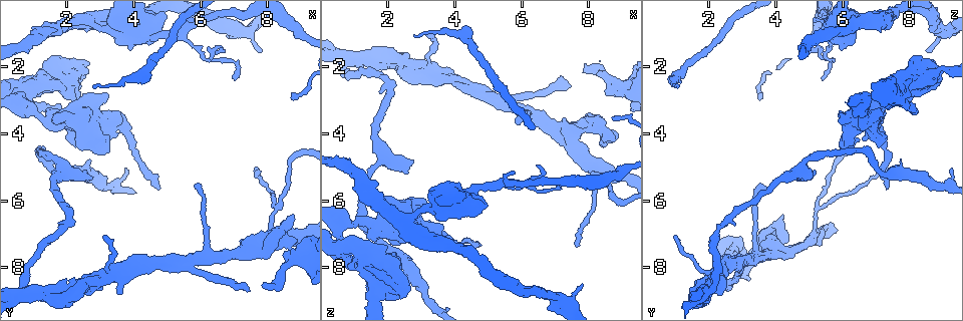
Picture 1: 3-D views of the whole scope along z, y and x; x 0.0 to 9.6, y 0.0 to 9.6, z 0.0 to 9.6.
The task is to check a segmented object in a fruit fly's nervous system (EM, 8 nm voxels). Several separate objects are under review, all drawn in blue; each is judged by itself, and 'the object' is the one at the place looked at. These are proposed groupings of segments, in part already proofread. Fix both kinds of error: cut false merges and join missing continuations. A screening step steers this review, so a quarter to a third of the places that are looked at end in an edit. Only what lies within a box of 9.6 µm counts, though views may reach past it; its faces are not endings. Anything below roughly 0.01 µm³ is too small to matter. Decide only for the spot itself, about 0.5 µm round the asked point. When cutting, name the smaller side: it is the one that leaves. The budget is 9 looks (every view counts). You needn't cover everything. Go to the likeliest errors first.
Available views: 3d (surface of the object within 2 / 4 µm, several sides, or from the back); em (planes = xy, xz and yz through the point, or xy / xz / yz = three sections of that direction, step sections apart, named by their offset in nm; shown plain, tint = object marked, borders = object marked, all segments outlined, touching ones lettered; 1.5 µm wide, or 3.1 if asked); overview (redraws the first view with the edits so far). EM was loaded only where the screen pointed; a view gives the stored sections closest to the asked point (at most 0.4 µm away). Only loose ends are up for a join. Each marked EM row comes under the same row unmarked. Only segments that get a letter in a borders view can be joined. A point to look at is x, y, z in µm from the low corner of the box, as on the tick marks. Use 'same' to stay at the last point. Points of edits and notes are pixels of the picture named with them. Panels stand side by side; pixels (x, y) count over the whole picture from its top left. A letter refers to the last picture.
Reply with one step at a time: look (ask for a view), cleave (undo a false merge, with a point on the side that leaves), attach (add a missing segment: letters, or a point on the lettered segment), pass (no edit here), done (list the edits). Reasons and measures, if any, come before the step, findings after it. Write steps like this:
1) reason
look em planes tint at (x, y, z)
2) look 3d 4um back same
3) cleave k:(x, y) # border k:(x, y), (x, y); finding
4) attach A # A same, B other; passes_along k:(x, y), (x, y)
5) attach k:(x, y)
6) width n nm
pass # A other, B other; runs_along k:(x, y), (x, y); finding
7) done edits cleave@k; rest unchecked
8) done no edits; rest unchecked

looks like a crossing
look em planes tint at (0.75, 8.75, 1.80)

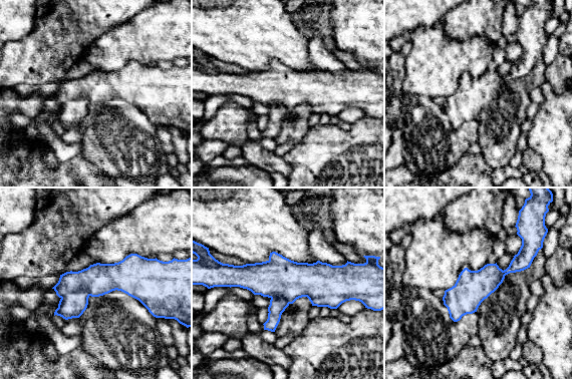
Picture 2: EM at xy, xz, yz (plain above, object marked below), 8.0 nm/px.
what lies round it
look em planes borders same

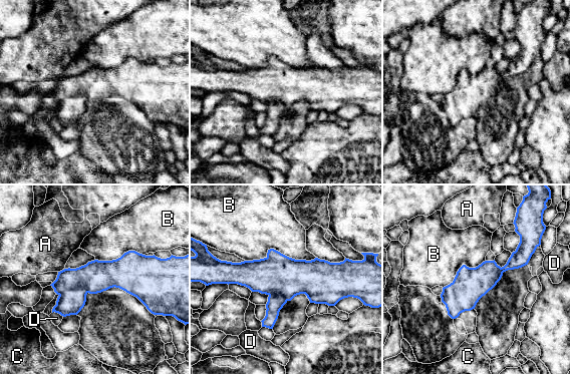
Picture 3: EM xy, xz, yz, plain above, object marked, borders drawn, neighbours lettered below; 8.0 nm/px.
cleave 3:(71, 302) # A other, B other, C other, D other; border 3:(87, 291), (73, 287), (59, 295); a second cell is stuck on

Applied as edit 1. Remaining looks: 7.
look overview

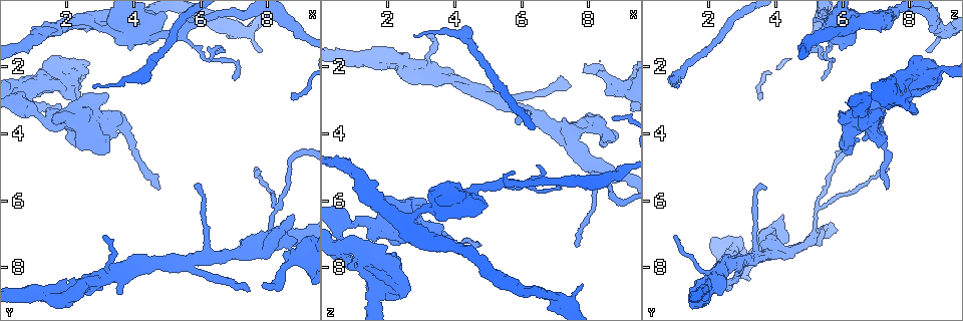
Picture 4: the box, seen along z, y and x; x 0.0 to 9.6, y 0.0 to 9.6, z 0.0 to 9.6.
look em planes borders at (2.50, 0.65, 6.65)

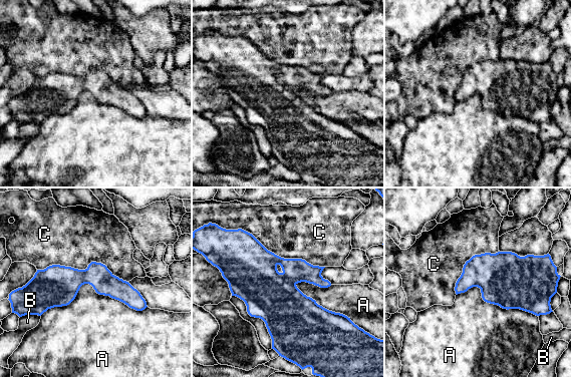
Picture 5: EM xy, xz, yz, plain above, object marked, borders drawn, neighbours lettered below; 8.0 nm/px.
width 440 nm
pass # A other, B other, C other; border 5:(147, 306), (83, 284), (40, 315); continuous, no second cell

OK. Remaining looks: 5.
thick end
look em xy step 4 tint at (1.70, 3.70, 5.95)

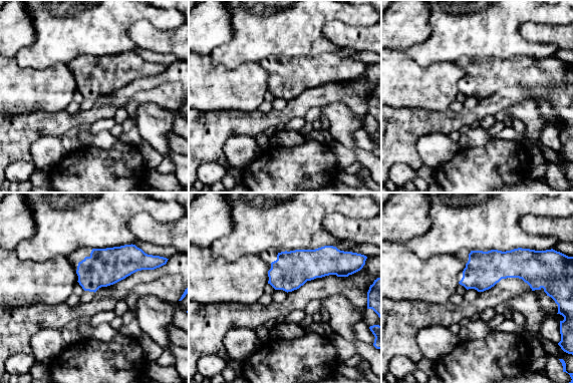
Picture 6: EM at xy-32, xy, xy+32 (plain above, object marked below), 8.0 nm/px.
another direction
look em planes borders same

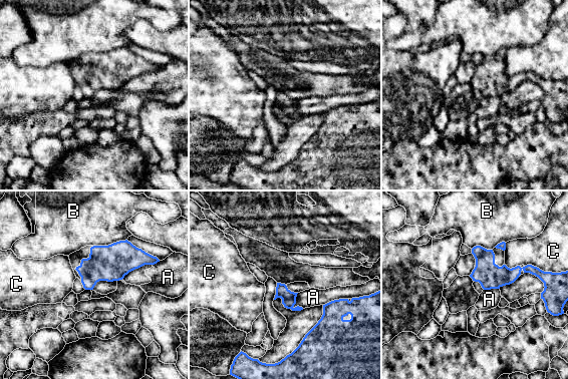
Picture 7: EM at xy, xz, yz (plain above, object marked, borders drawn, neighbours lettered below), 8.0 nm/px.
pass # A other, B other, C other; border 7:(298, 293), (293, 308); no lettered segment goes on from it

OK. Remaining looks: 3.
free end
look 3d 2um back at (6.45, 1.60, 4.95)

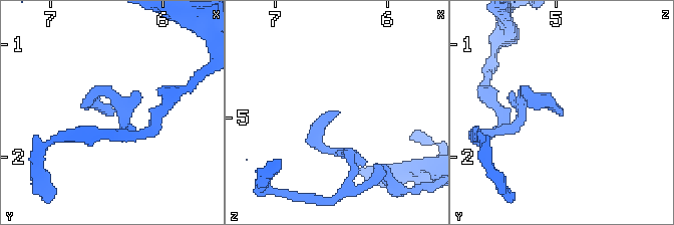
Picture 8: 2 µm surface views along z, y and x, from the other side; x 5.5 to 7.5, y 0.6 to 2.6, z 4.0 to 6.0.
need the tissue
look em yz step 8 borders at (6.44, 1.62, 4.96)

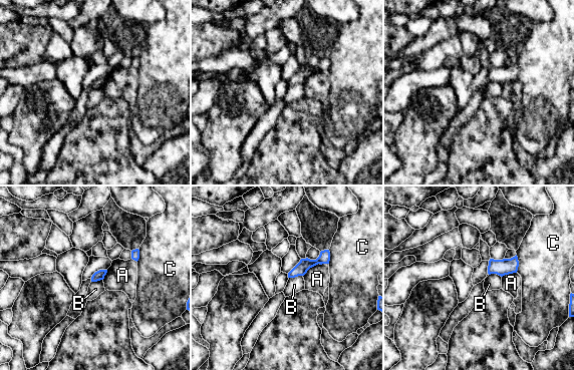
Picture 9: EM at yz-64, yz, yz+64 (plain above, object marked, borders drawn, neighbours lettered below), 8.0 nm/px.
cut it another way
look em xz step 4 borders same

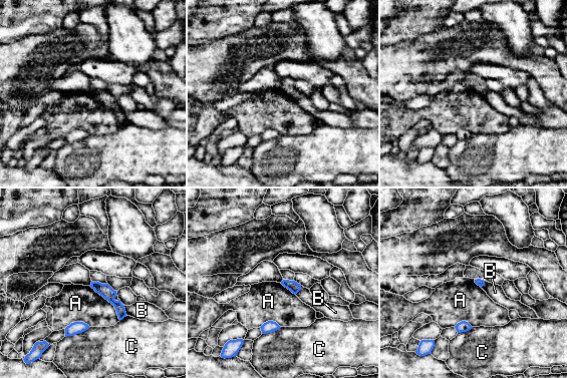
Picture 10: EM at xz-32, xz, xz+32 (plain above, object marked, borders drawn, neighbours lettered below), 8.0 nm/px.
pass # A other, B other, C other; border 10:(89, 286), (113, 306), (119, 320); none of them fits

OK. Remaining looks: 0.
done edits cleave@3; rest unchecked

